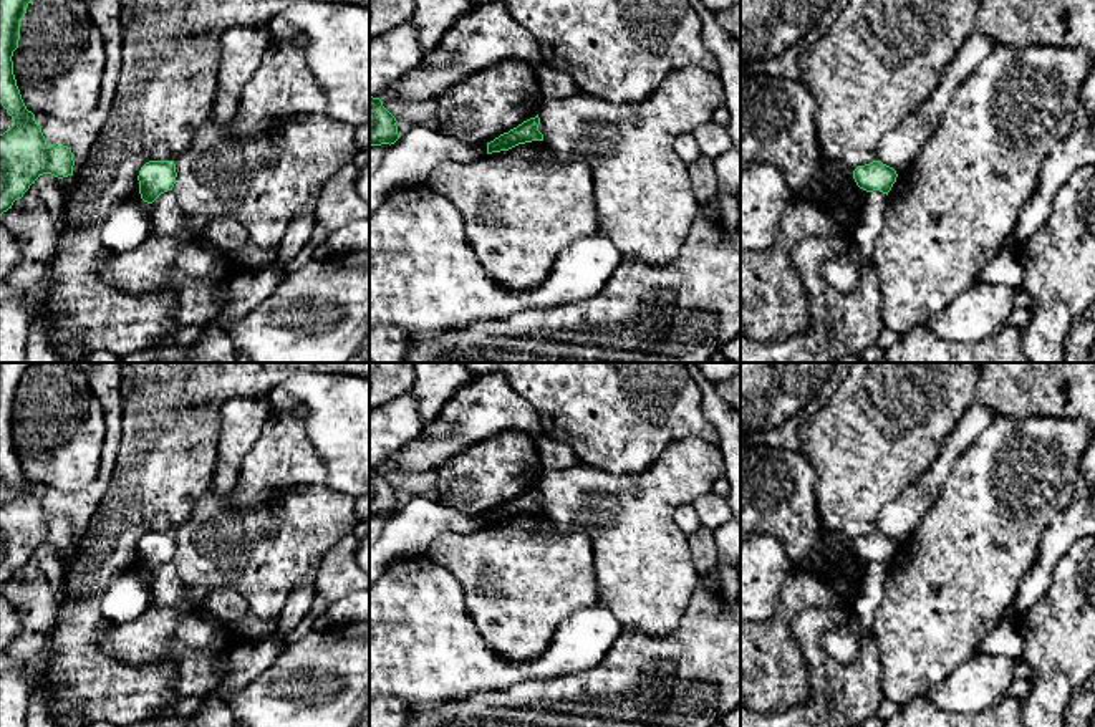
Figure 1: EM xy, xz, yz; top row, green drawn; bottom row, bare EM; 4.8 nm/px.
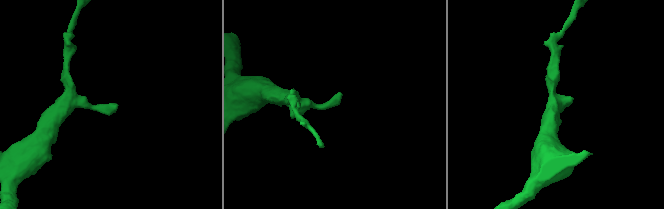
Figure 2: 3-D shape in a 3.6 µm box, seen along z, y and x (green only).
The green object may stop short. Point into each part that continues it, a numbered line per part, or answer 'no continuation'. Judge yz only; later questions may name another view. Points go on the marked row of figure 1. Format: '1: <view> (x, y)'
no continuation

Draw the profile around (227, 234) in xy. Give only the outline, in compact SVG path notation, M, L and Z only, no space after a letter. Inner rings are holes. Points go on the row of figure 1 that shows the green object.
M224 217L210 220L204 230L209 243L227 250L234 260L247 270L258 270L272 265L278 255L278 247L262 248L248 235L247 229L237 220Z

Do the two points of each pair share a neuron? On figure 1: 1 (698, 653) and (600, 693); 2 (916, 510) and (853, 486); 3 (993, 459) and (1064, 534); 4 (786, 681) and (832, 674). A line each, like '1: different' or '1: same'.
1: same
2: different
3: different
4: different

